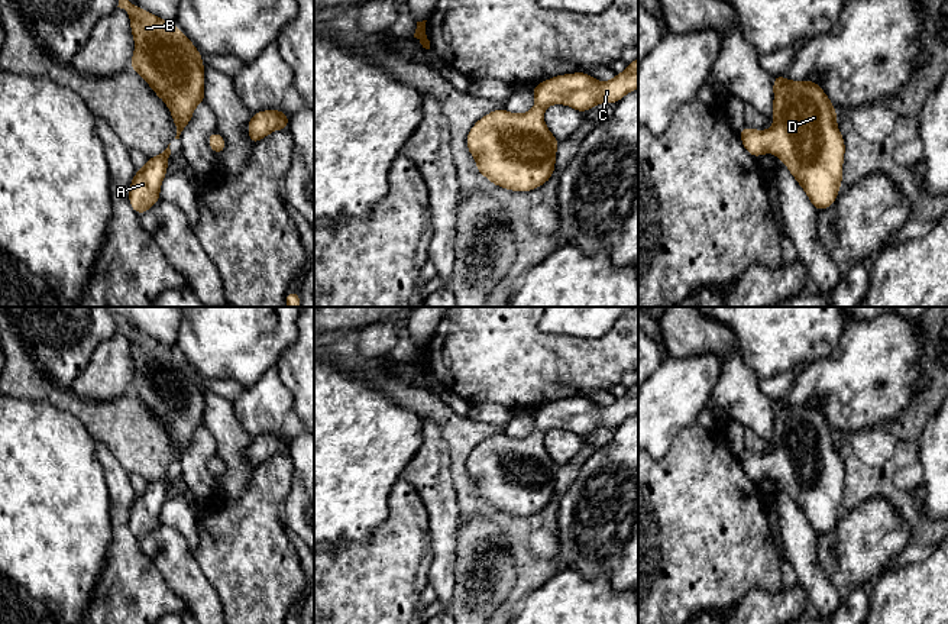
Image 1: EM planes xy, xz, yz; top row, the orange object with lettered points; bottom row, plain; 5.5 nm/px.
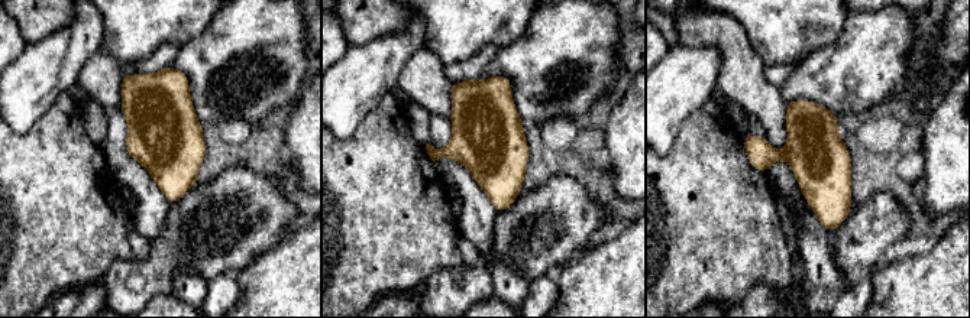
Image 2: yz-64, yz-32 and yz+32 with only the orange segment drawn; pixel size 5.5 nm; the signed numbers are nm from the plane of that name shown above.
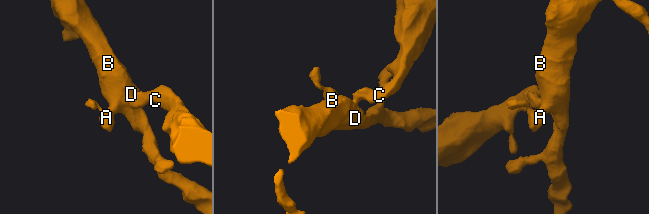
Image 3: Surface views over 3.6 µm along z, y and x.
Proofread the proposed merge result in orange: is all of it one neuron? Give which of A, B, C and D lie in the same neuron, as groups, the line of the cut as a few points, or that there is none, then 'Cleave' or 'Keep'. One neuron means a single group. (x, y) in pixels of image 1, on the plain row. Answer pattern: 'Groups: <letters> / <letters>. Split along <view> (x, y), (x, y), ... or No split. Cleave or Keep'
Groups: A B C D. No split. Keep

